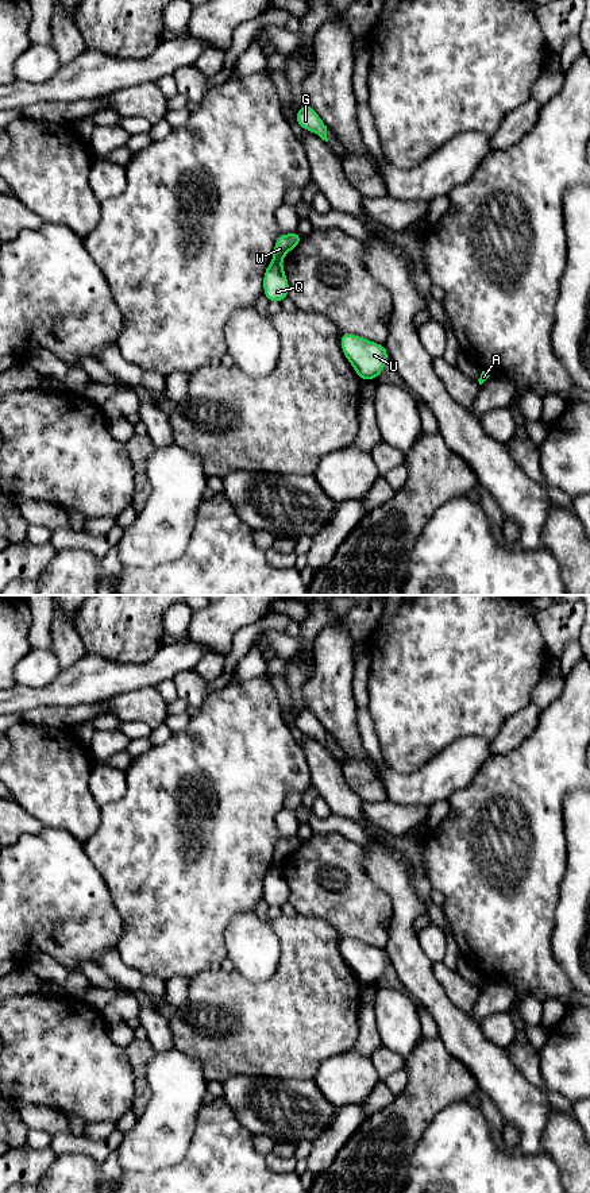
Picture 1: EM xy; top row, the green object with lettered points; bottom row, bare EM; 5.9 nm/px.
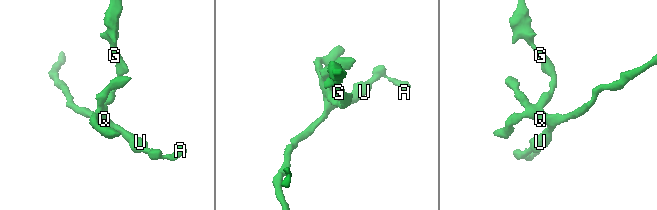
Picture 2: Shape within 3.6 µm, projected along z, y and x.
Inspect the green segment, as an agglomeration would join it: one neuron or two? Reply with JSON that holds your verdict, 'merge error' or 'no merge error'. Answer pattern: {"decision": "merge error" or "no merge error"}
{"decision": "merge error"}

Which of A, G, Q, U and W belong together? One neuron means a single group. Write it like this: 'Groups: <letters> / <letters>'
Groups: A Q U / G W

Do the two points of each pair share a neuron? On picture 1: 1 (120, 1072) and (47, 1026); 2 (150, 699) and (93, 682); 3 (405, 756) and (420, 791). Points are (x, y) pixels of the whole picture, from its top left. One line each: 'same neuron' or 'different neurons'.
1: same neuron
2: different neurons
3: different neurons

